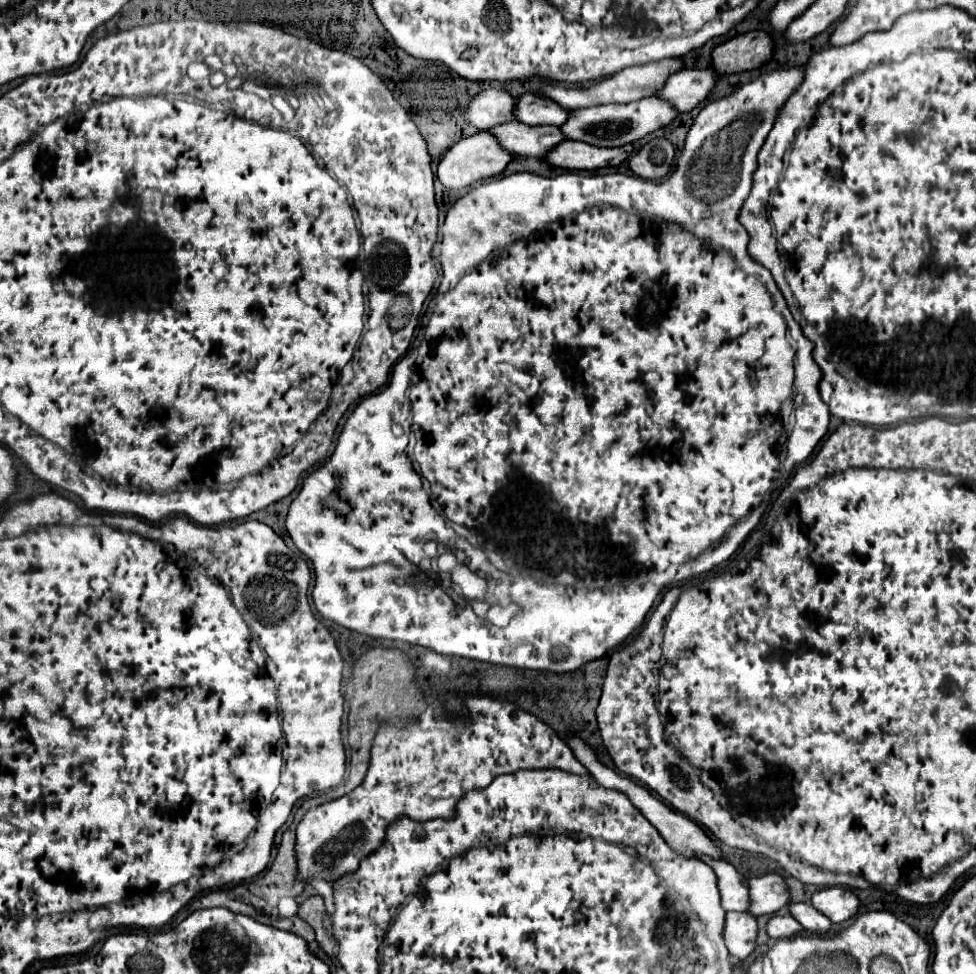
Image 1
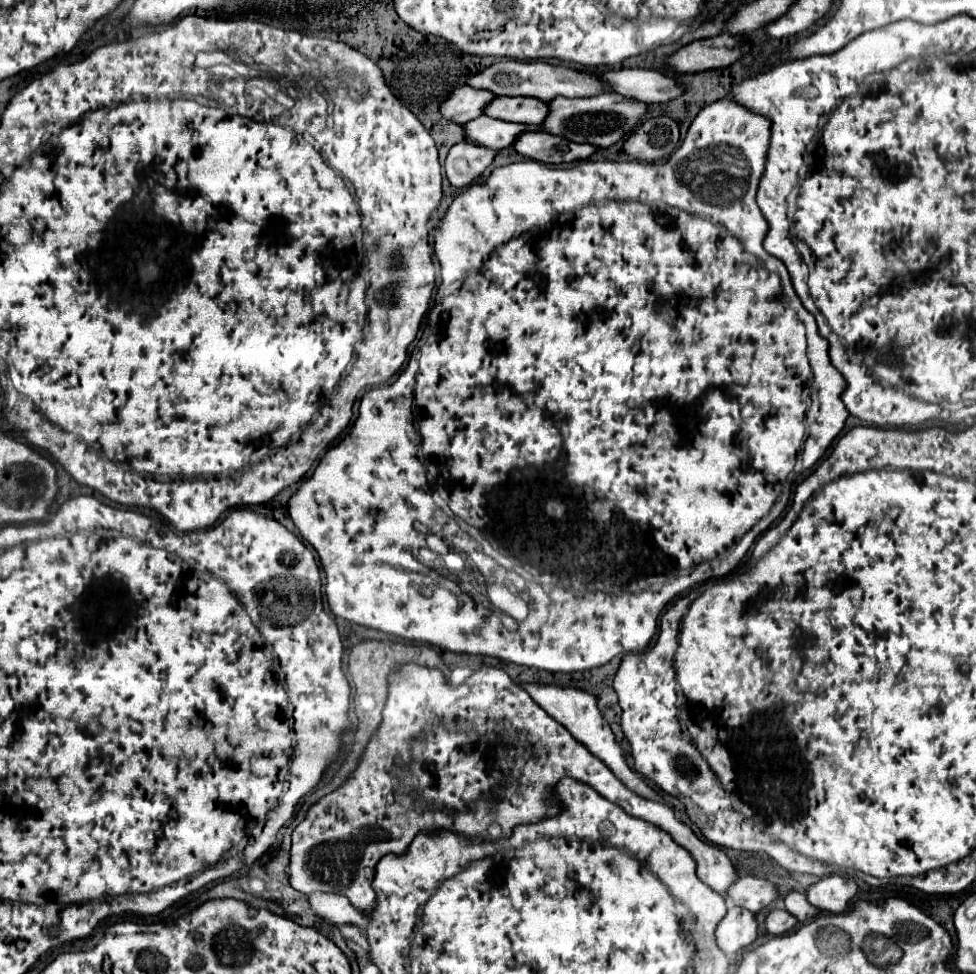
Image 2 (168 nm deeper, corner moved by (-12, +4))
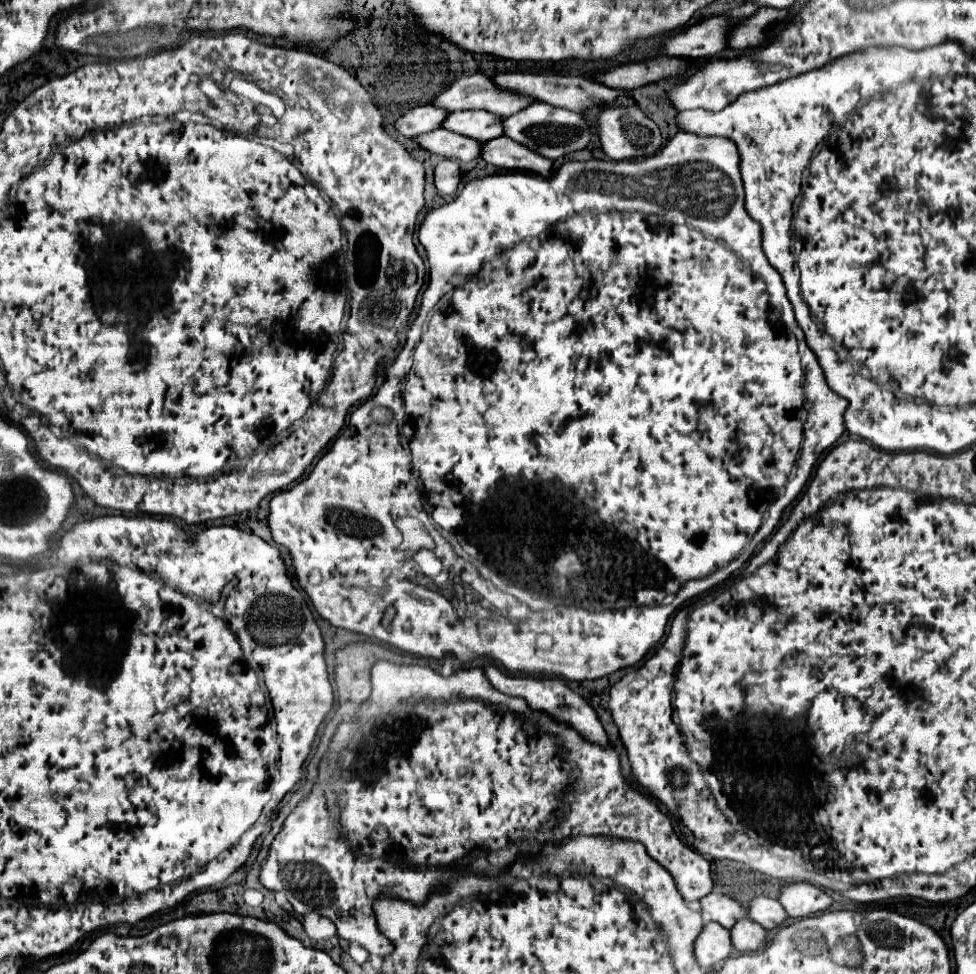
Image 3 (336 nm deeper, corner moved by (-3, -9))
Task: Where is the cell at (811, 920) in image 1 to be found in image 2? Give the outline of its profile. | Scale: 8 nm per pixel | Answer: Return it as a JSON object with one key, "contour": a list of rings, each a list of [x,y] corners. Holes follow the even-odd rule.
{"contour":[[[788,893],[784,899],[784,905],[798,921],[808,921],[822,913],[818,907],[812,907],[812,903],[808,903],[804,893]]]}

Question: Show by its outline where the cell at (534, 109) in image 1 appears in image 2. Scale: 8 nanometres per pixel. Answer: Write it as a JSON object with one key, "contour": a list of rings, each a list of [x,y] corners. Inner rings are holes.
{"contour":[[[496,97],[484,113],[502,121],[540,125],[548,117],[548,103],[524,97]]]}

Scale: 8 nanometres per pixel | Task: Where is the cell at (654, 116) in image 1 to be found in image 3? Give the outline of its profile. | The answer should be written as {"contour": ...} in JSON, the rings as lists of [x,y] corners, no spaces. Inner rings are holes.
{"contour":[[[533,102],[527,108],[519,110],[517,114],[503,118],[503,134],[507,138],[535,150],[537,154],[549,160],[557,160],[569,152],[583,150],[589,144],[591,132],[593,132],[593,126],[579,112],[571,112],[565,108],[553,108],[543,102]]]}

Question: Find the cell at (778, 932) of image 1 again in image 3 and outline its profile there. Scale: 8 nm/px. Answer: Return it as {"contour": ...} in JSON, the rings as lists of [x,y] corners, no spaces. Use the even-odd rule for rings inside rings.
{"contour":[[[747,918],[737,920],[735,926],[729,930],[729,934],[731,934],[731,944],[737,952],[753,952],[763,948],[767,936],[767,932],[759,924]]]}

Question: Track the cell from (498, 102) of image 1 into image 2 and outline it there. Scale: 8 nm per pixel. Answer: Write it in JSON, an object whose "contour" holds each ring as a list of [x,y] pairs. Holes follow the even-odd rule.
{"contour":[[[458,87],[440,107],[440,113],[454,121],[454,123],[468,123],[480,115],[484,115],[484,107],[488,107],[488,103],[492,101],[492,91],[484,91],[484,89],[474,89],[474,87]]]}

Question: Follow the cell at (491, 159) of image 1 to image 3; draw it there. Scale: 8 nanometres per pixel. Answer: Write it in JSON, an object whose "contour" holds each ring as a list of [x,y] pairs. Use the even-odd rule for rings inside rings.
{"contour":[[[443,160],[435,168],[435,188],[441,194],[455,194],[461,182],[461,170],[455,160]]]}

